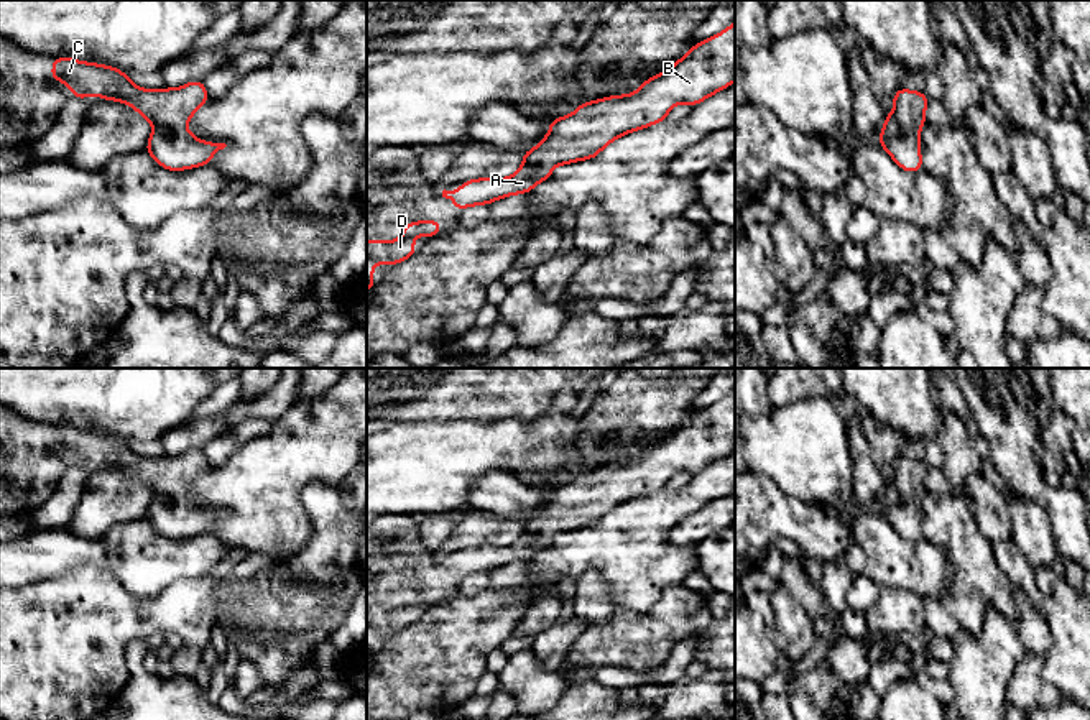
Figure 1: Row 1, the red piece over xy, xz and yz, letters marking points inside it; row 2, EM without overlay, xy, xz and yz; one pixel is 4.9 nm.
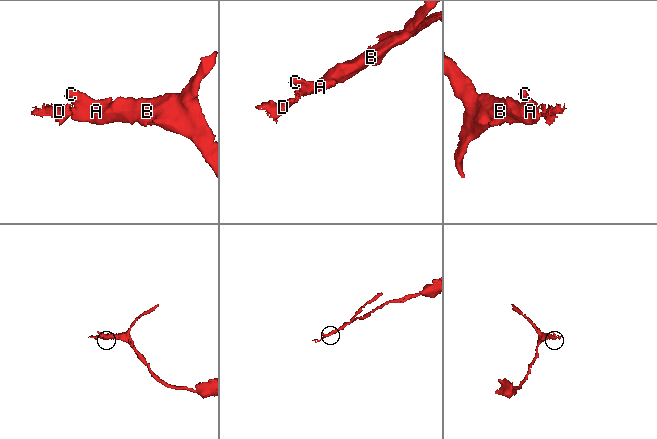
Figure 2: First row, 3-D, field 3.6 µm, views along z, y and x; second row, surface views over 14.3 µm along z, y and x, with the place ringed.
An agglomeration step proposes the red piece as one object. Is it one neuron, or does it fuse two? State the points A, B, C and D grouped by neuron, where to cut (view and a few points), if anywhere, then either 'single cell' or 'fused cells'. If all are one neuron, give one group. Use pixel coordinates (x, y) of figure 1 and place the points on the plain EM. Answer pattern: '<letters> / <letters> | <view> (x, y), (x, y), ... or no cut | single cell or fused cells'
A B C D | no cut | single cell

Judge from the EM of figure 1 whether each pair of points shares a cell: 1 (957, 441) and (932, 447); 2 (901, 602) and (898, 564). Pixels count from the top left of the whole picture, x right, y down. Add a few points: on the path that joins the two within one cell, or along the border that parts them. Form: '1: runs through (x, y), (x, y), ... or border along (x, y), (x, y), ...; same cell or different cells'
1: border along (936, 439), (942, 452), (942, 467); different cells
2: border along (880, 586), (901, 587), (921, 599); different cells

